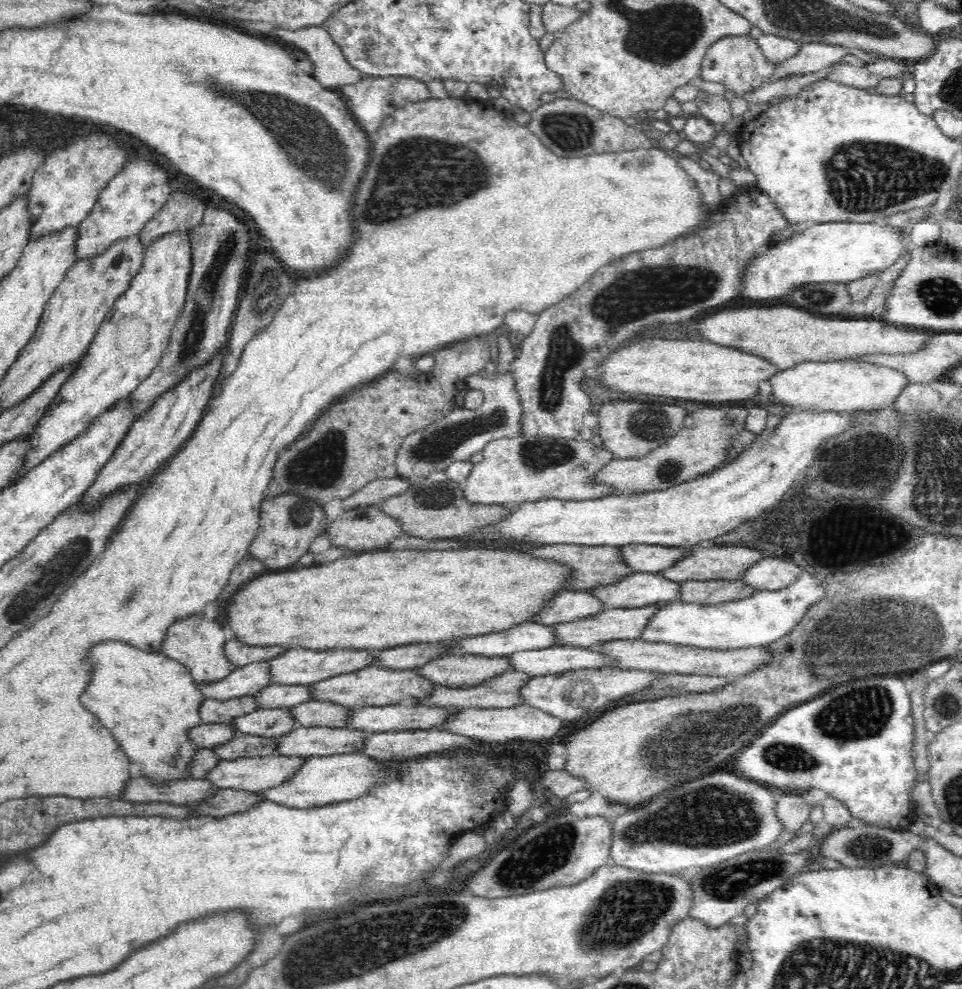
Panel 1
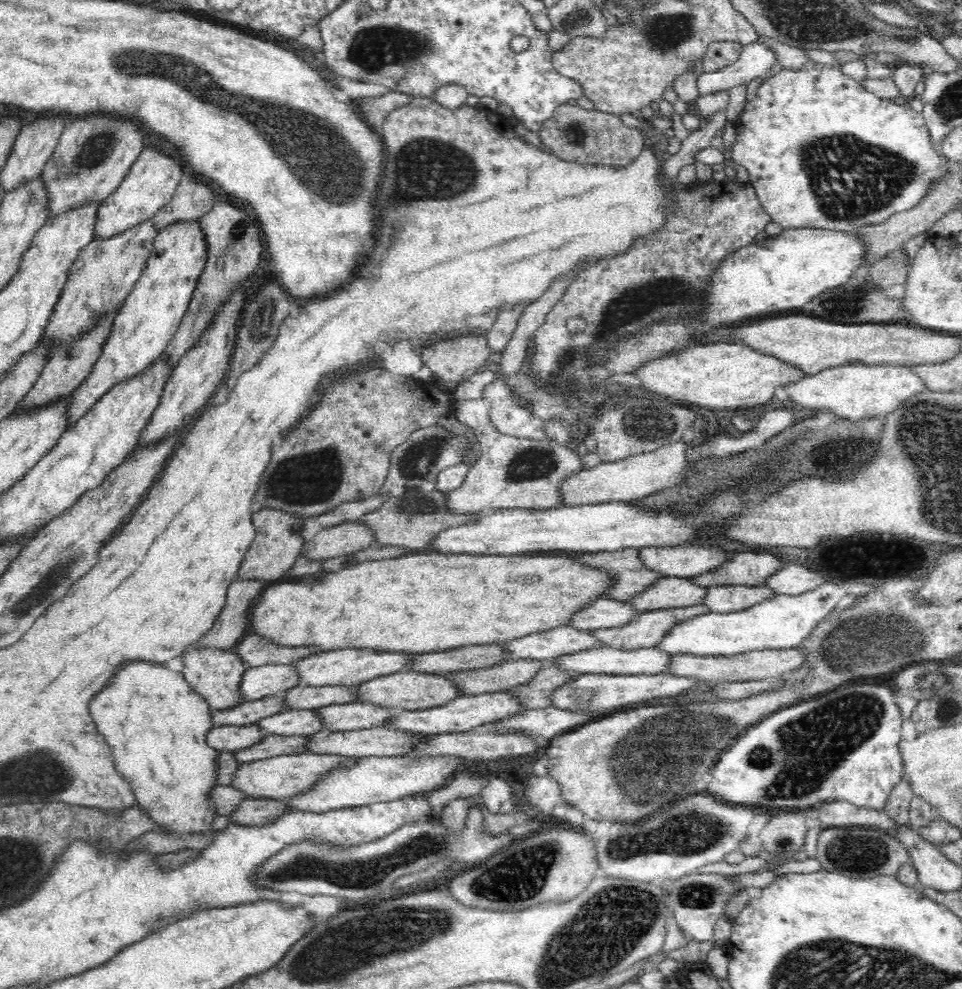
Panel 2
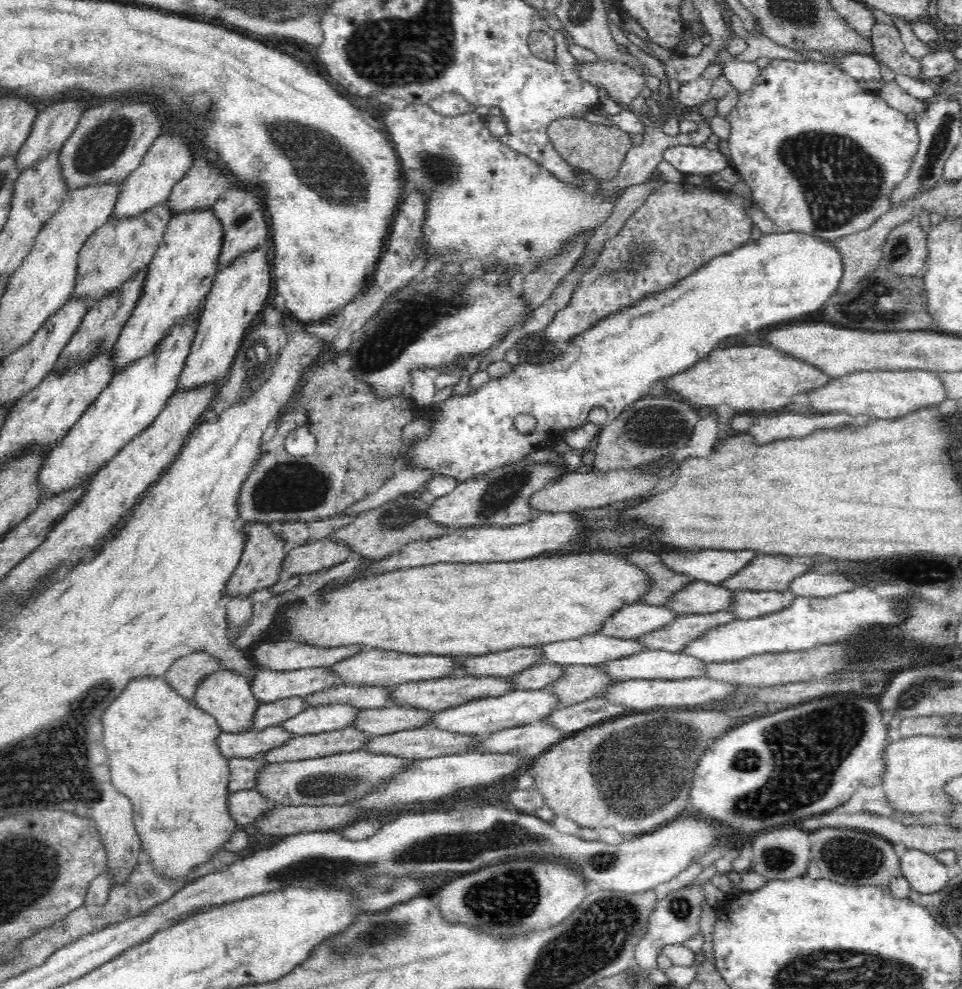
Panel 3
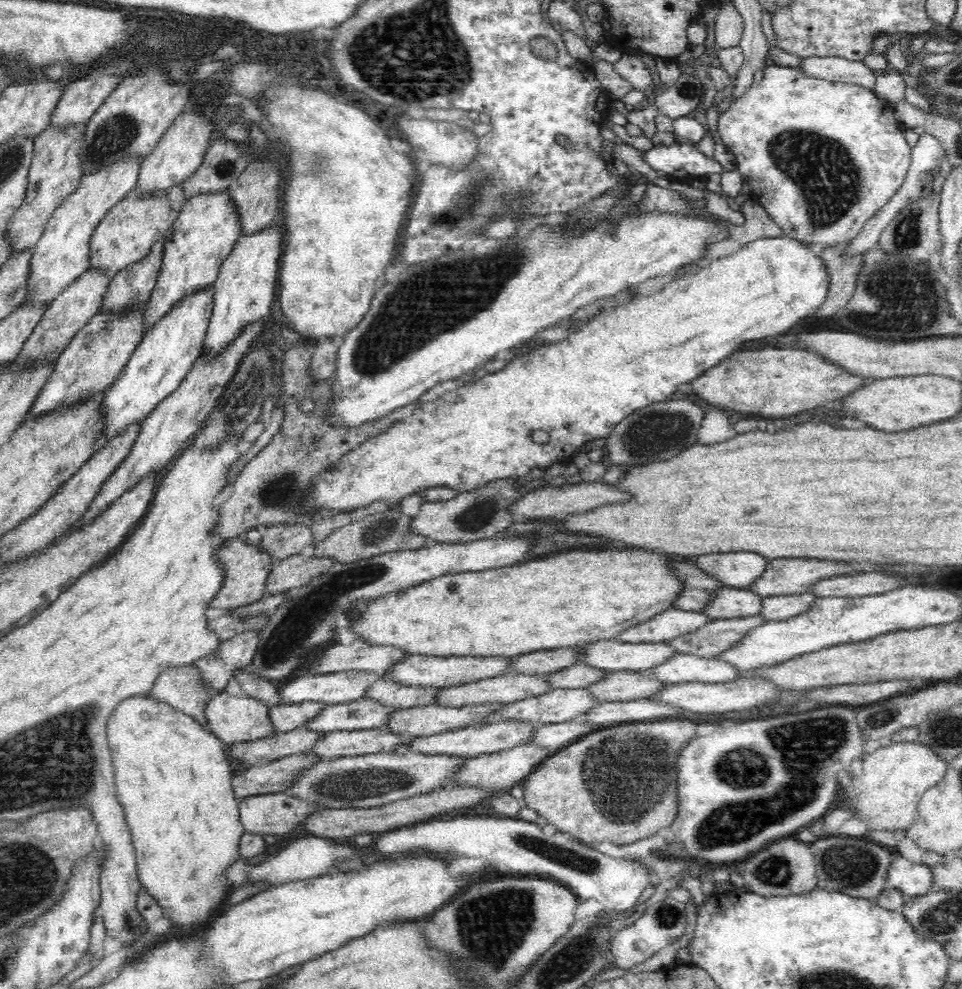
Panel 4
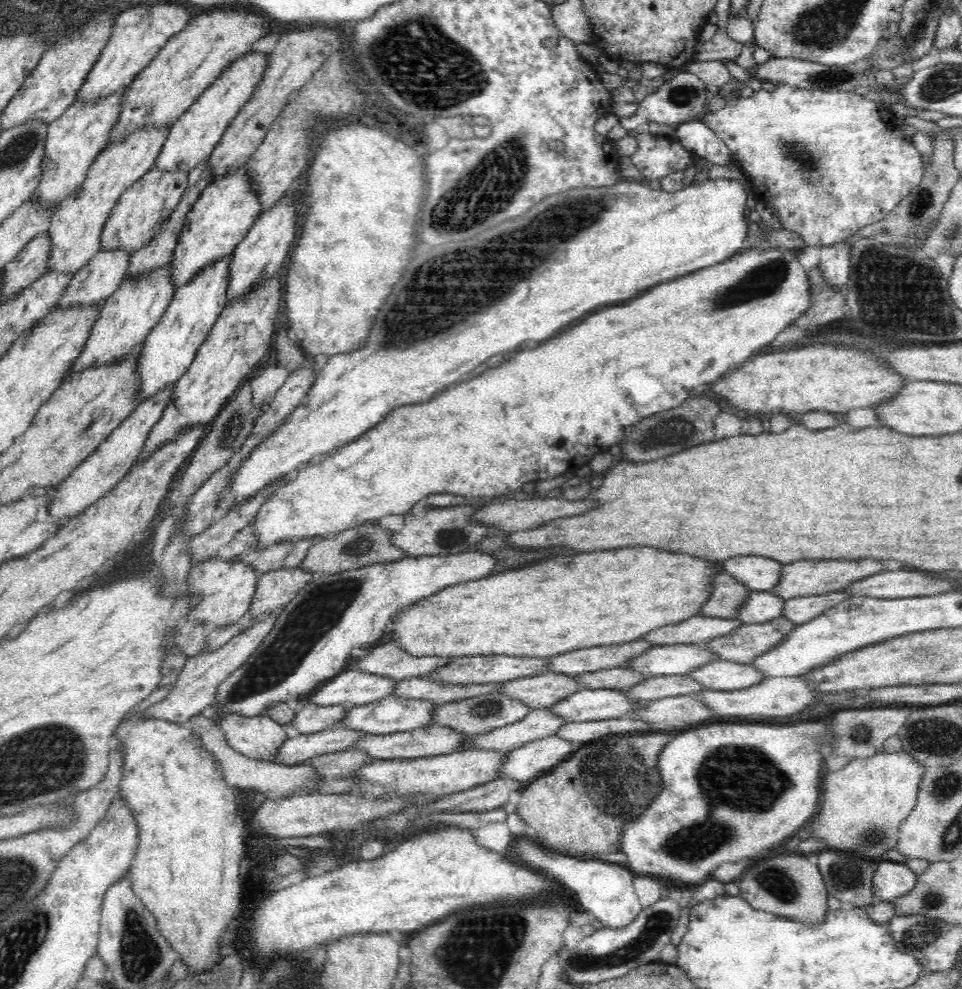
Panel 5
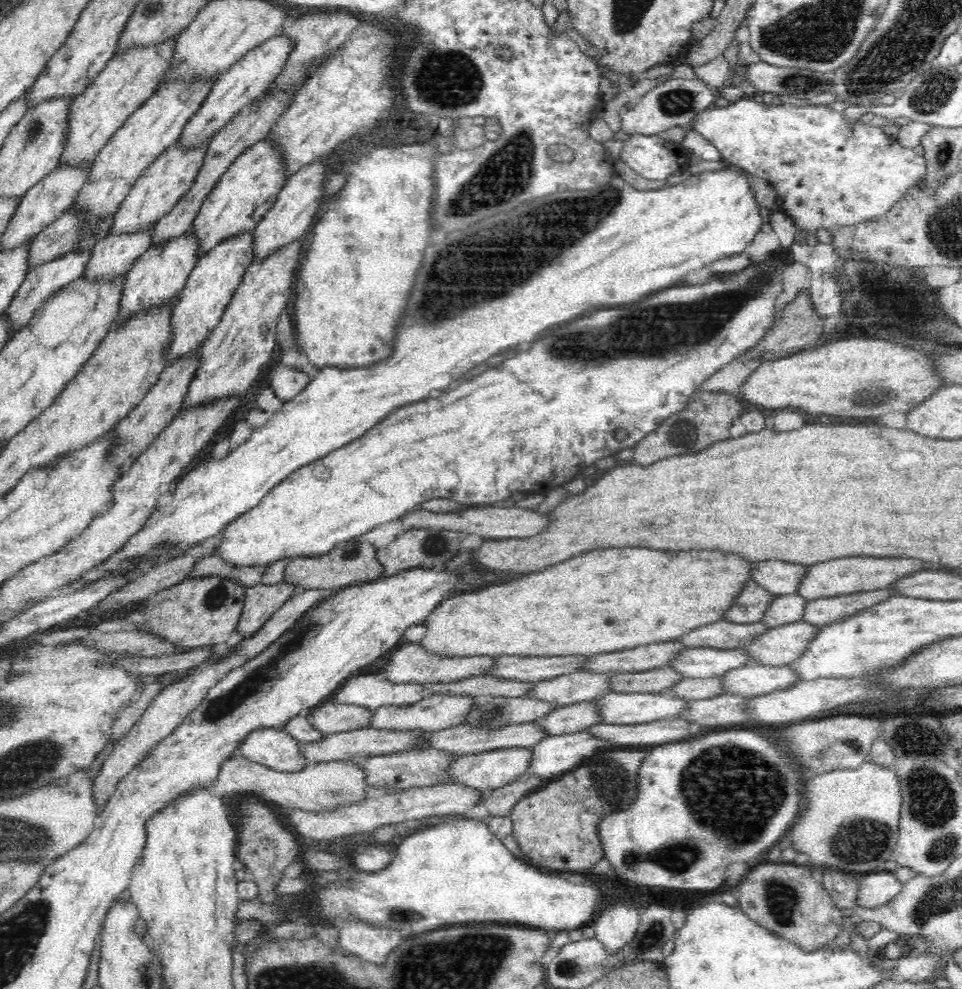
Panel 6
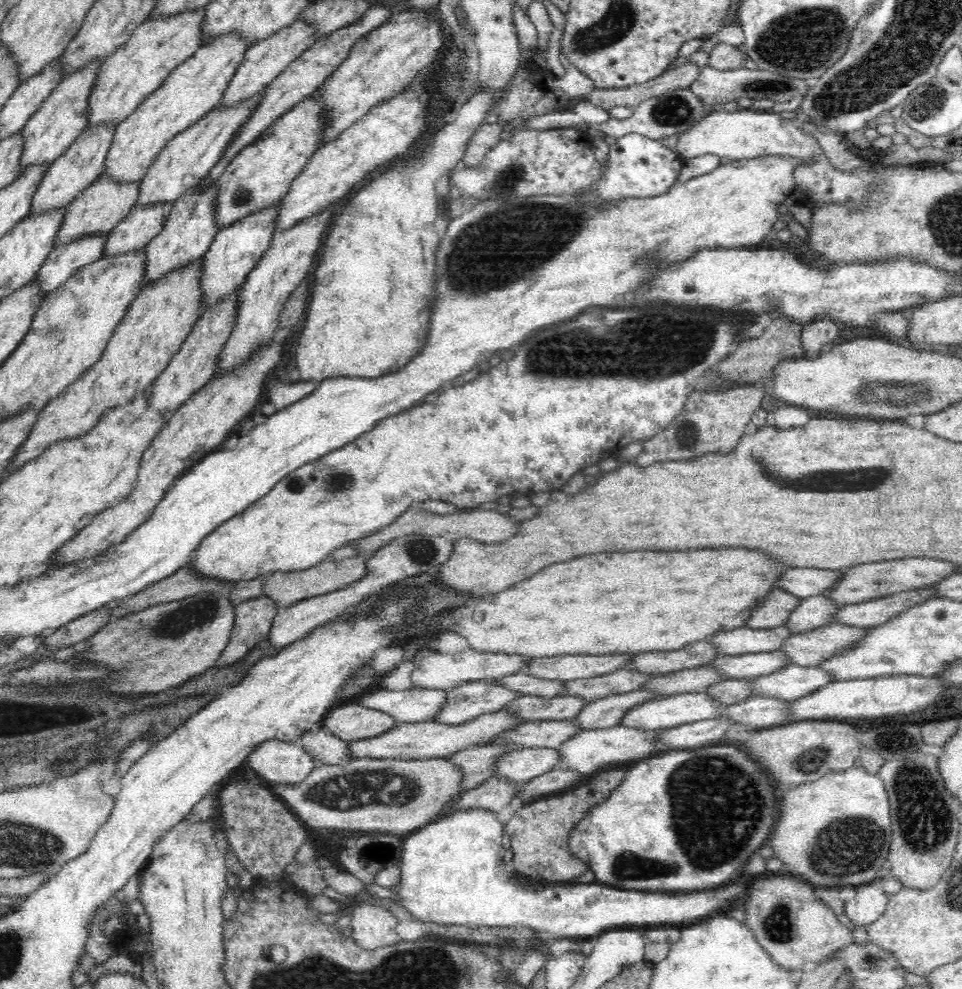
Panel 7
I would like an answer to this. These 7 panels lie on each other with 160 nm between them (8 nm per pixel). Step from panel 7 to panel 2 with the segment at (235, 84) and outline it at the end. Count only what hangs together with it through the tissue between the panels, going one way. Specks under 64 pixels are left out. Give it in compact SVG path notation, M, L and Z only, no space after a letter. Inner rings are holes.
M150 148L143 150L118 188L102 201L102 206L97 212L93 240L114 236L115 233L124 232L152 218L158 210L171 202L182 176L184 176L182 166L178 162L174 162L164 154L158 154L158 150L150 150Z

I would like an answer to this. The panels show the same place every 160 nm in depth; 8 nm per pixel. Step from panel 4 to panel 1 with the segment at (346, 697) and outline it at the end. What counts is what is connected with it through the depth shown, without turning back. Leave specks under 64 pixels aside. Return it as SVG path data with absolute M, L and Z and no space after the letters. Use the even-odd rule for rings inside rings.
M258 661L233 670L233 674L214 684L198 684L206 699L228 700L241 696L254 696L262 688L272 685L269 682L270 668L267 661Z

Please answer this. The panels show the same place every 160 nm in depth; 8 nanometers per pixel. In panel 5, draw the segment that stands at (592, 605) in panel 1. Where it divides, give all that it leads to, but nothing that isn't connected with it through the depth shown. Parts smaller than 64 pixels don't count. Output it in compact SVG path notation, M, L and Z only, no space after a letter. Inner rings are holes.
M696 615L685 622L662 627L643 636L654 645L701 643L736 630L742 623L737 618L723 619Z

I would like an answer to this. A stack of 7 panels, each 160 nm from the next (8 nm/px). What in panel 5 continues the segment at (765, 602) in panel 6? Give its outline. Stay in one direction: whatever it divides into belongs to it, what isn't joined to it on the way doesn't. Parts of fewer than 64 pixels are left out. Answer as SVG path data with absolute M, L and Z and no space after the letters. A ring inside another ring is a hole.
M722 570L714 578L712 598L702 606L701 614L707 617L734 619L740 615L740 608L748 602L753 590L740 580Z

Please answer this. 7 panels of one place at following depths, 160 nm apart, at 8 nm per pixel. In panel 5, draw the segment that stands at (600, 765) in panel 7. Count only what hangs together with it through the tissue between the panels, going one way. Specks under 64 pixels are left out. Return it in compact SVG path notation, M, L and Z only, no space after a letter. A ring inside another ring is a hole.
M552 736L528 742L524 746L509 750L510 756L502 766L502 774L520 782L529 783L546 775L559 762L566 760L578 744Z

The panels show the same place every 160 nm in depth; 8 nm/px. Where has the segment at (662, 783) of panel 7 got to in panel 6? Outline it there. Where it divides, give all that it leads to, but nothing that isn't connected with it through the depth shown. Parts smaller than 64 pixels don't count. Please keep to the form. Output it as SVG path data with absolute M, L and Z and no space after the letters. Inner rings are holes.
M748 728L728 729L720 732L707 731L706 734L696 735L686 742L671 742L654 747L648 756L639 765L637 777L637 793L633 801L626 807L614 813L606 813L599 818L595 828L603 858L607 860L616 876L620 876L626 884L642 884L642 886L662 886L662 888L680 888L680 890L712 890L718 888L726 880L728 867L735 862L748 862L750 858L756 858L760 852L768 850L772 844L776 844L784 834L790 823L798 817L799 789L802 788L804 778L797 774L795 767L790 766L786 755L774 746L772 734L764 734L758 730Z

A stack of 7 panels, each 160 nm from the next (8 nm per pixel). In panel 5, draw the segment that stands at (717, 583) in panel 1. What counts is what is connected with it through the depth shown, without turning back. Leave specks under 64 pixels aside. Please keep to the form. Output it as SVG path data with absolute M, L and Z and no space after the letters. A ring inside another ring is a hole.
M845 590L829 592L824 595L789 598L789 600L786 600L784 616L796 625L808 623L809 620L816 619L825 610L850 598L852 598L852 592L846 592Z

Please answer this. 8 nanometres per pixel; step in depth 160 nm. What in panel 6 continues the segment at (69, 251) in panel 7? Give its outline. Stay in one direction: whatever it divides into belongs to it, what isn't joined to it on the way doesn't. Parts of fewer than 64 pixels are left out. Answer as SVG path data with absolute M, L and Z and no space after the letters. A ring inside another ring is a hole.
M92 248L88 250L82 250L82 252L71 251L46 264L40 264L40 266L33 266L32 270L29 270L29 274L25 276L24 282L17 290L17 294L14 295L12 302L5 310L5 316L9 320L9 326L14 333L22 330L28 321L34 316L34 313L48 298L57 293L63 286L70 284L71 281L76 278L82 277L92 254Z

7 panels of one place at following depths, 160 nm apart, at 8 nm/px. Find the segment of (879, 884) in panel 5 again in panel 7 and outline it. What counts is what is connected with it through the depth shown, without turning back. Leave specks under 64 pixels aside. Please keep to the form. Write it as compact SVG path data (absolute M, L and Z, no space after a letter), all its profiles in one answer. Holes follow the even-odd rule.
M875 882L855 889L856 896L846 902L844 914L856 927L868 928L886 912L890 897Z

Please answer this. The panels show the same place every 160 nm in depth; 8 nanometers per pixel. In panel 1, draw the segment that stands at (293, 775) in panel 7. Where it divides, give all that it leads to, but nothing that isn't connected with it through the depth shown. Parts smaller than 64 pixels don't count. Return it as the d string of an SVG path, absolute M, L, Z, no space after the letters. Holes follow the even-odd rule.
M202 616L202 620L186 620L186 624L178 624L178 628L174 628L174 632L170 632L170 640L166 640L166 648L162 648L162 655L168 659L172 659L182 663L184 667L191 673L196 684L214 684L221 682L233 674L235 669L232 661L225 655L225 644L230 636L227 627L220 621L206 620L206 616Z

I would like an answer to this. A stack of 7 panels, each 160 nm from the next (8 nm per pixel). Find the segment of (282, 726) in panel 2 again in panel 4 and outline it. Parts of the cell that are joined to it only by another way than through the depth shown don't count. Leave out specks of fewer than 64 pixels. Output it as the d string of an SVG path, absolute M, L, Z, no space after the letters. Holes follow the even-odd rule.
M369 698L350 702L326 705L318 716L303 724L303 727L316 732L355 731L362 729L385 728L390 715L396 711Z

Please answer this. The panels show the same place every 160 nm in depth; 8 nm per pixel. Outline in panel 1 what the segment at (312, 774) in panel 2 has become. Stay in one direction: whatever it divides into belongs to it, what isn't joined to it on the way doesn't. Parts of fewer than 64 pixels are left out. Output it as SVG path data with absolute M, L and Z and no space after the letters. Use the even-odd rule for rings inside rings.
M272 754L256 758L221 760L218 765L206 773L205 778L214 786L217 786L218 789L231 788L234 790L247 790L255 793L286 782L286 780L295 775L295 772L302 766L304 761L304 756L282 756L281 754Z

